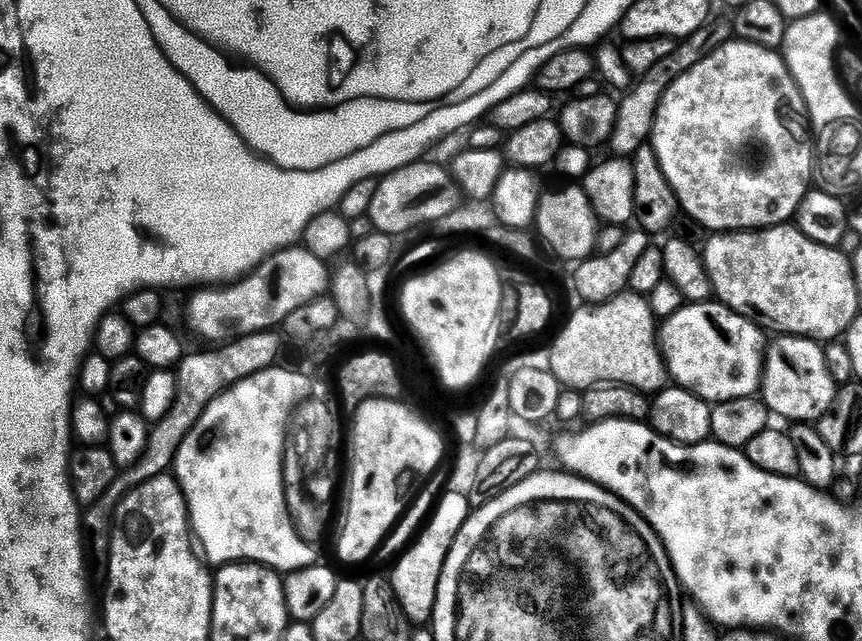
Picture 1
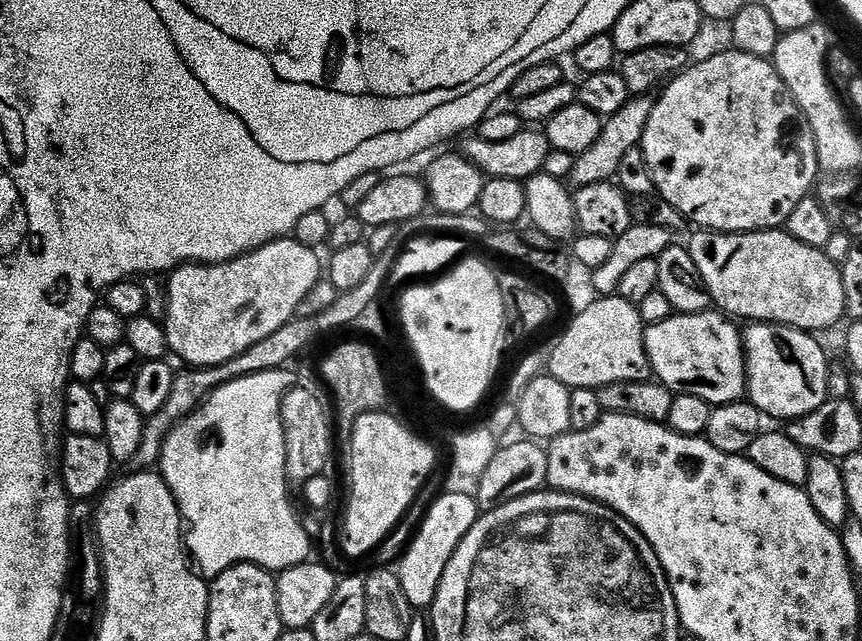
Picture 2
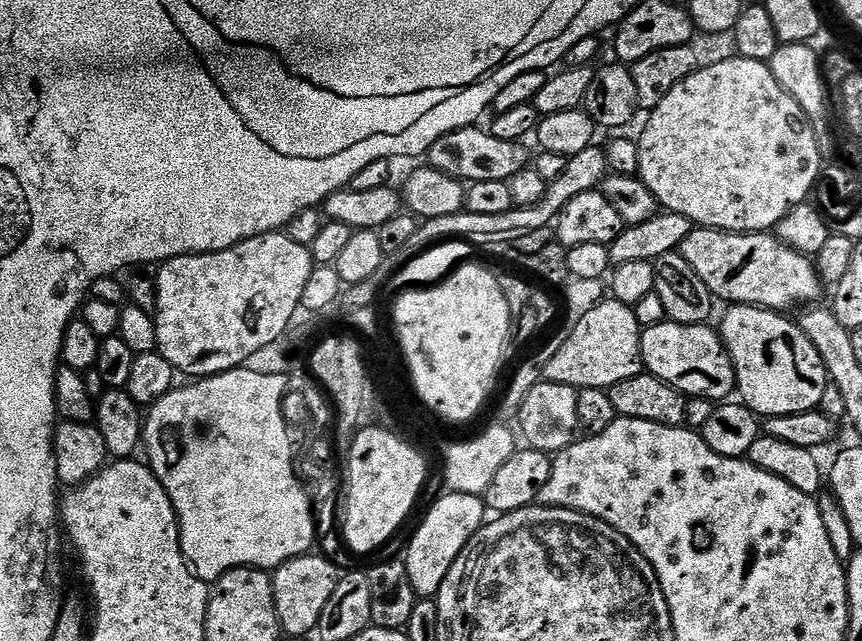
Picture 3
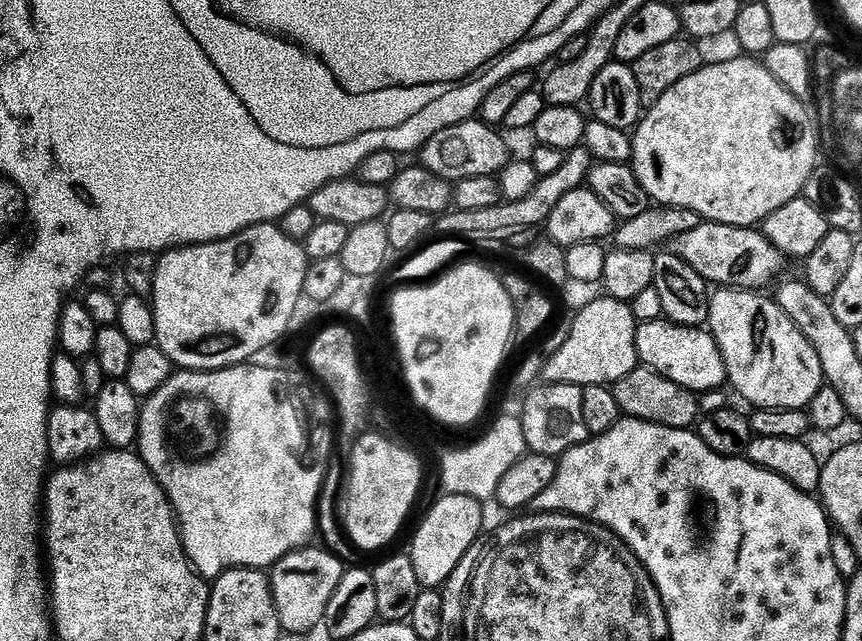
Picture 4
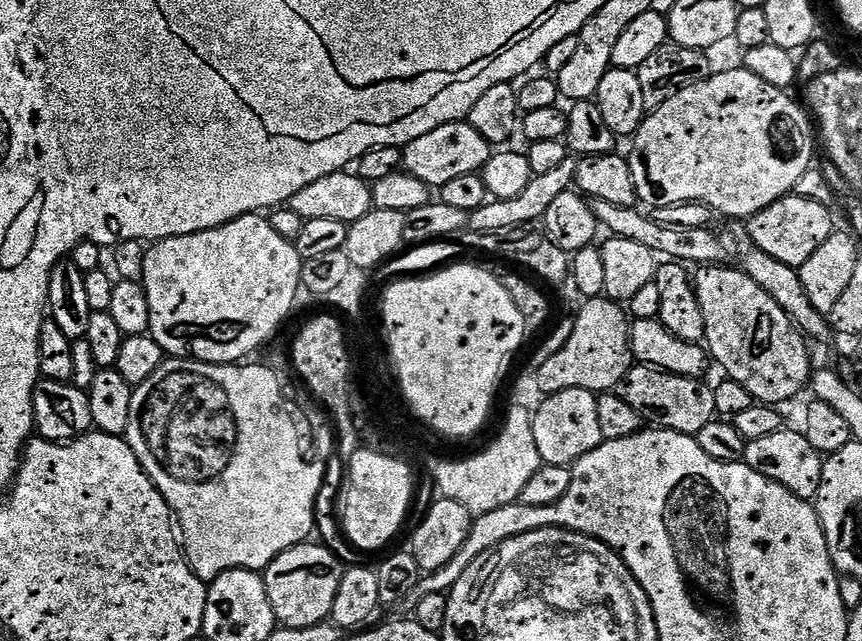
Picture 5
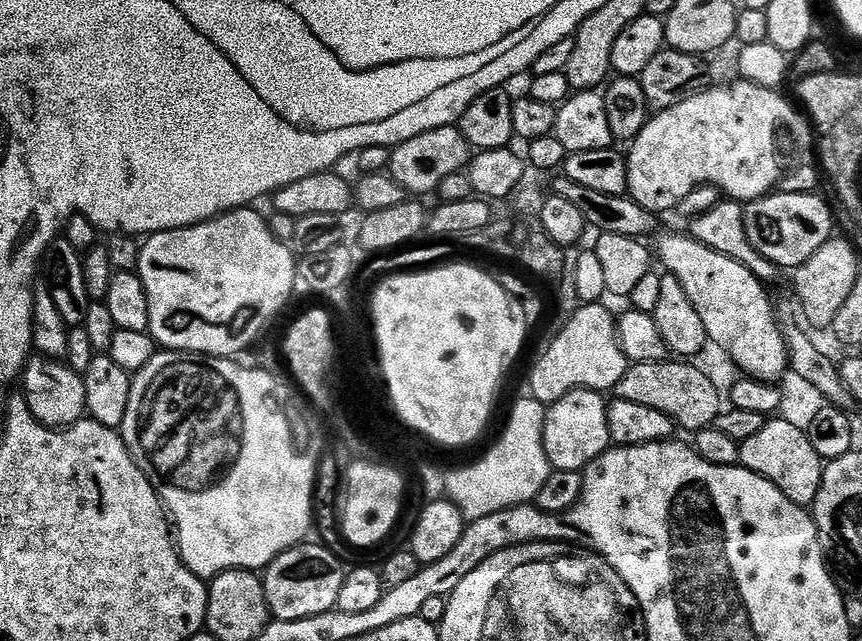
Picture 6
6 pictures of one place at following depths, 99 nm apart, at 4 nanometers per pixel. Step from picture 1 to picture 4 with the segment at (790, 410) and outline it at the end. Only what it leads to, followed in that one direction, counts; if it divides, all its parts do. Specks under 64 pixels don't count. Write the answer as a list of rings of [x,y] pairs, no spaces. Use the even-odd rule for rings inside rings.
[[[717,287],[711,293],[708,301],[708,322],[707,327],[710,329],[712,337],[716,340],[716,345],[720,347],[720,353],[724,359],[724,365],[728,371],[727,383],[733,384],[740,391],[740,396],[744,400],[749,400],[752,406],[756,408],[798,408],[807,409],[808,403],[814,398],[814,394],[818,394],[818,390],[825,387],[826,381],[822,374],[822,362],[818,362],[818,354],[814,354],[814,346],[810,346],[810,342],[802,334],[802,330],[798,330],[798,326],[794,322],[790,322],[790,318],[784,311],[777,306],[775,299],[768,300],[756,290],[745,290],[743,288],[725,288]]]

